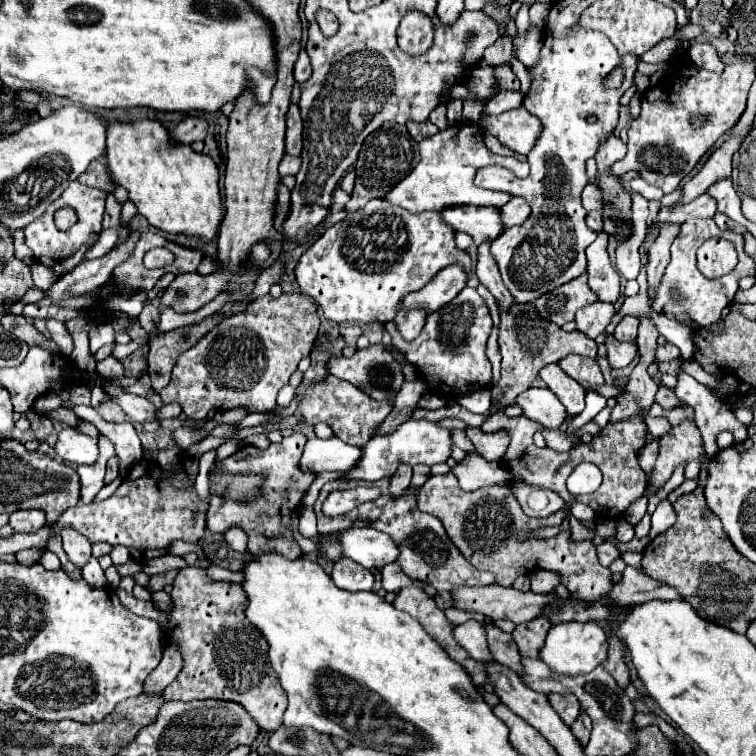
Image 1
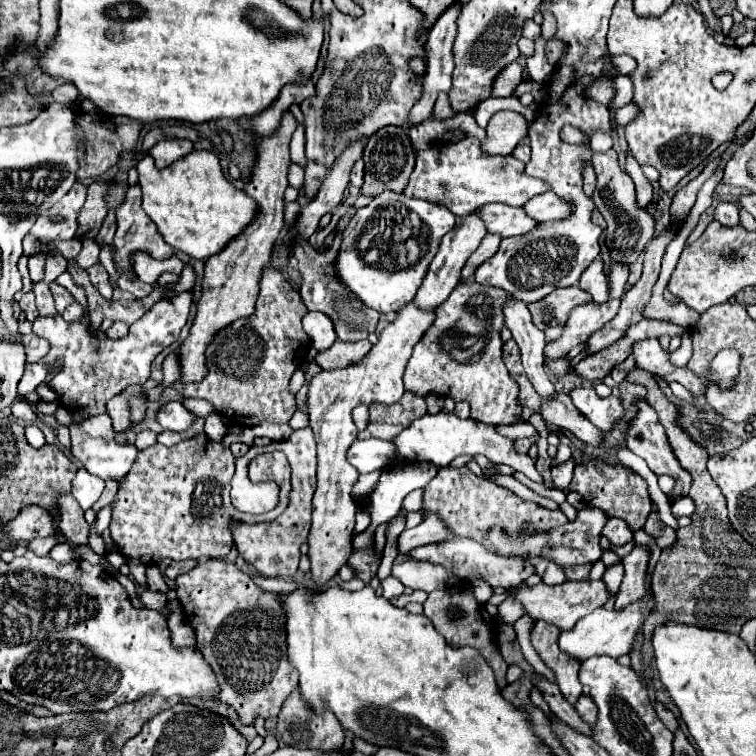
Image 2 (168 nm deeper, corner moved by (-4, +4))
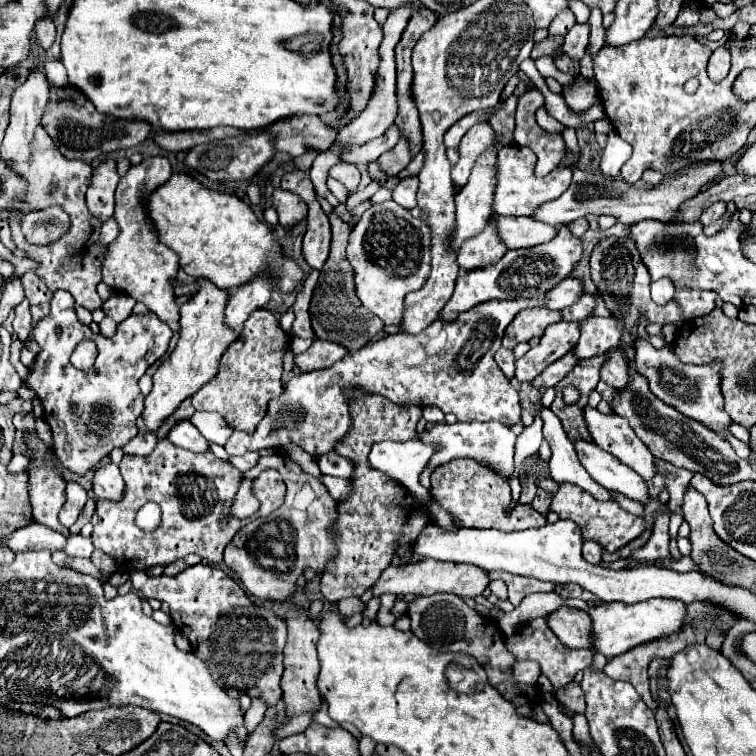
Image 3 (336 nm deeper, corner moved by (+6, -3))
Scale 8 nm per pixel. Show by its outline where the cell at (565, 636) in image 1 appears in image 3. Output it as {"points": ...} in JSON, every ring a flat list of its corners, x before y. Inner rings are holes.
{"points":[[656,598,648,602,638,602,632,606,624,602,608,602,608,604,588,608,588,612,592,616,592,626,594,626,594,636,592,636,594,650,604,654,606,658,614,658,644,642,654,642,658,638,678,634,684,626,686,606,680,600]]}

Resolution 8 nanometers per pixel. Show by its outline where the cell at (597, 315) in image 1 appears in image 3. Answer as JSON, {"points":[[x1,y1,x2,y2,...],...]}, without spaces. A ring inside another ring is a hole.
{"points":[[556,322,548,326,536,346,532,346,522,358,516,360,514,378,518,382,534,380,546,366,568,354,580,338,578,322]]}

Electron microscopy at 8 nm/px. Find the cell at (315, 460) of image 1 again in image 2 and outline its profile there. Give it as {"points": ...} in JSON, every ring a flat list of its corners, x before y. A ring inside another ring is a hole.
{"points":[[356,439,348,449,348,461,360,473,370,473,386,467,388,457,392,455,394,455,394,445,390,441,380,441,380,439,366,439,366,441]]}

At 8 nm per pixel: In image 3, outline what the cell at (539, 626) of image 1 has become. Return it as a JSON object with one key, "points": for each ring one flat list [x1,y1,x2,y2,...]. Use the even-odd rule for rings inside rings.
{"points":[[536,618,532,622,526,622,522,624,516,634,512,634,508,640,506,640,506,646,508,650,518,658,518,660,536,660,540,666,542,666,542,674,550,678,550,682,554,684,554,688,562,688,566,686,568,682,574,680,576,672,578,670,584,670,592,664,592,656,594,652,590,650,572,650,568,646,564,646,556,634,552,632,552,628,548,626,546,618]]}

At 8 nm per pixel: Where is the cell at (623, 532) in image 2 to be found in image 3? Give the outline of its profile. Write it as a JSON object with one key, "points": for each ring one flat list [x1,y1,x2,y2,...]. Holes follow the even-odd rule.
{"points":[[584,542,582,546,582,556,586,558,586,562,592,562,594,566,600,564,600,556,602,556,602,546,596,542]]}

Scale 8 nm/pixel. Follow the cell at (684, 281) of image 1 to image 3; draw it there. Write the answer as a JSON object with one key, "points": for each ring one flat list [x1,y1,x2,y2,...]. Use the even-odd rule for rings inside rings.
{"points":[[680,290,676,292,676,302,682,306,684,318,700,318,714,310,716,294,712,290]]}

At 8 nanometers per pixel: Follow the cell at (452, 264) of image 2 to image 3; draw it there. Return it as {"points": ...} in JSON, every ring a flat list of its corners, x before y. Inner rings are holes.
{"points":[[494,136,494,146,484,150,472,172,468,178,468,184,456,194,456,234,452,238,452,248,458,252,462,242,466,238,470,238,472,234,480,234,480,230,486,226,490,214,492,214,492,202,494,202,494,190,496,190,496,158,498,158,498,150,502,148,500,144,500,136]]}

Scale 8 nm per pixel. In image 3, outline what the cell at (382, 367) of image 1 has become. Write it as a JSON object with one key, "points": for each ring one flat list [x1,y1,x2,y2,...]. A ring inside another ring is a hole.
{"points":[[314,340,314,344,294,356,294,364,300,368,300,372,312,372,312,370,318,370,318,368,328,368,332,366,334,362,338,362,348,350,340,344,334,344,334,342,328,342,328,340]]}

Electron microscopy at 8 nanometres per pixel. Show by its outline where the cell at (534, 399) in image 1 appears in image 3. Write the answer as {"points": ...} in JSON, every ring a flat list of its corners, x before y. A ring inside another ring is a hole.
{"points":[[576,442,574,444,578,458,586,472,606,490,624,494,640,504,650,502,650,492,646,482,632,468,624,466,620,460,612,458,612,454,600,450,594,442]]}

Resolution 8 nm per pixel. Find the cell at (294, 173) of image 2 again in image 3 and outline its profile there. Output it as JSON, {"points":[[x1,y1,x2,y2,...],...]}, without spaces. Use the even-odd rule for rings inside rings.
{"points":[[282,188,274,190,272,206,276,208,276,212,280,216,280,224,282,226,290,226,290,228,300,224,306,218,306,212,308,212,304,200,300,200,296,194,286,192]]}

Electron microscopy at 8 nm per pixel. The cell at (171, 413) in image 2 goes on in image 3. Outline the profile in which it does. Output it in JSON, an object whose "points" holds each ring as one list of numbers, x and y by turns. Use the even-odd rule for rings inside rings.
{"points":[[178,422,172,432,168,434,170,442,186,448,190,452,208,452,210,450,210,442,204,442,204,438,200,438,200,432,190,424,190,422]]}

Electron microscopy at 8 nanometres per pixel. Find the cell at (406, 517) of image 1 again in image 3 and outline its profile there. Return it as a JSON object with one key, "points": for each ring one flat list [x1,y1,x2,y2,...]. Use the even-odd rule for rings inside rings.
{"points":[[492,572,490,574,492,580,500,578,508,584,508,600,518,606,522,602,524,596,532,594,532,592,554,592,556,584,554,582,540,582,536,578,528,578,528,576,512,576,512,574,504,574,504,572]]}

